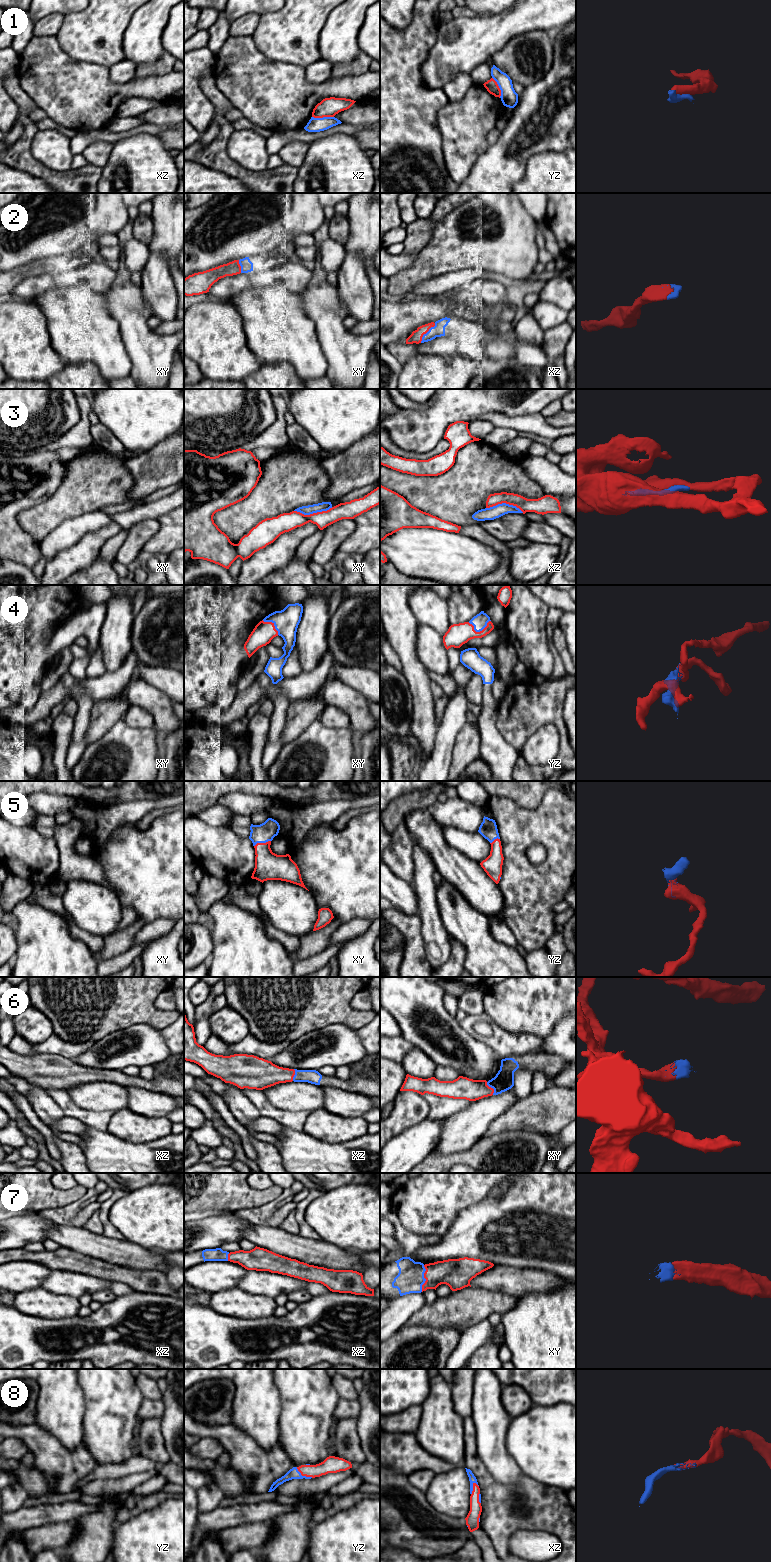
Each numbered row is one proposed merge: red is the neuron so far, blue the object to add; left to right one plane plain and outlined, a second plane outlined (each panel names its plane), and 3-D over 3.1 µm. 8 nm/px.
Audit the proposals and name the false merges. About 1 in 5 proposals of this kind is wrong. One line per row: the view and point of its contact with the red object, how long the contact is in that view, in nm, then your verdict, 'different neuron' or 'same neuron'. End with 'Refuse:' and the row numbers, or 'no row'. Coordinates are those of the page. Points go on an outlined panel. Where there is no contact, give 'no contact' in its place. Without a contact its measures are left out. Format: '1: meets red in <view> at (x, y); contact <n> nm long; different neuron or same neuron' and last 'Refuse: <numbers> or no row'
1: meets red in xz at (323, 116); contact 180 nm long; different neuron
2: meets red in xz at (426, 332); contact 200 nm long; same neuron
3: meets red in xy at (313, 513); contact 320 nm long; different neuron
4: meets red in yz at (478, 632); contact 180 nm long; same neuron
5: meets red in xy at (262, 843); contact 140 nm long; same neuron
6: meets red in xy at (492, 1088); contact 120 nm long; same neuron
7: meets red in xy at (424, 1277); contact 220 nm long; same neuron
8: meets red in yz at (303, 1475); contact 160 nm long; same neuron
Refuse: 1, 3

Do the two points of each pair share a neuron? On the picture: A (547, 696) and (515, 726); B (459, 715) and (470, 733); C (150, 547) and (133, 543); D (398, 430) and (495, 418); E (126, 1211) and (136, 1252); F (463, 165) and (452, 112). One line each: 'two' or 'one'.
A: one
B: two
C: two
D: two
E: two
F: one

